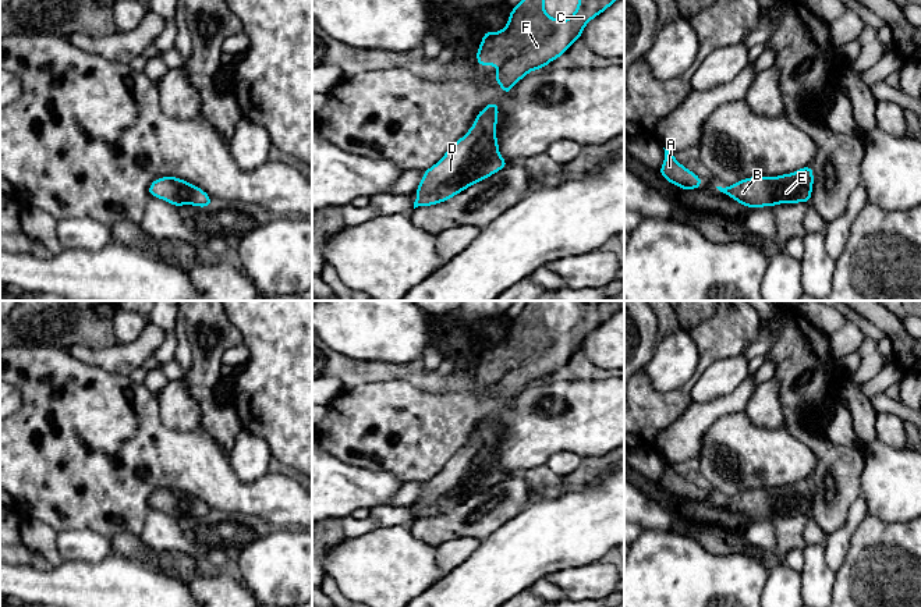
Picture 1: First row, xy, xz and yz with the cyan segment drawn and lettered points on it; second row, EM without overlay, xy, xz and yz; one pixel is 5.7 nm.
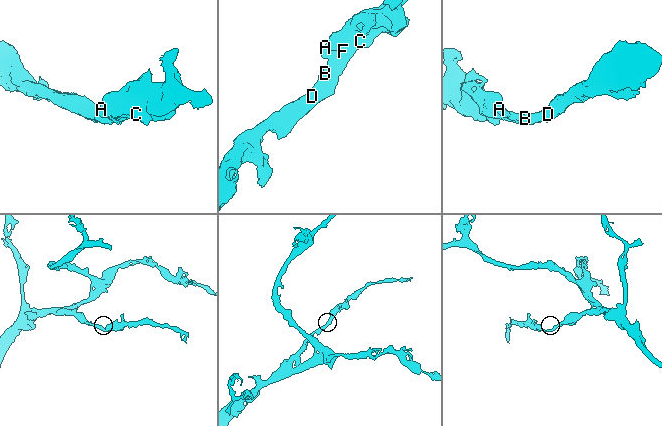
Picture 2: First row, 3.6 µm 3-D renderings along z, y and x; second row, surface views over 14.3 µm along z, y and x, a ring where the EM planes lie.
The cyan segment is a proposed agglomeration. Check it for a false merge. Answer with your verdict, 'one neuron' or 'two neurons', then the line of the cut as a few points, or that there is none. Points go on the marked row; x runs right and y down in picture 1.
one neuron; cut none

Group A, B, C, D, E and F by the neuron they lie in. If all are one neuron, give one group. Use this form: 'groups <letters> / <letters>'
groups A B C D E F

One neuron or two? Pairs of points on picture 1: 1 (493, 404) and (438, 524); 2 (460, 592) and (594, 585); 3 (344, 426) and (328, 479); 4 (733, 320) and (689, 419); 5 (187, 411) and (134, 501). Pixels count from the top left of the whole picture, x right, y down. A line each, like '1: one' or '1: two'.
1: two
2: two
3: two
4: two
5: two

